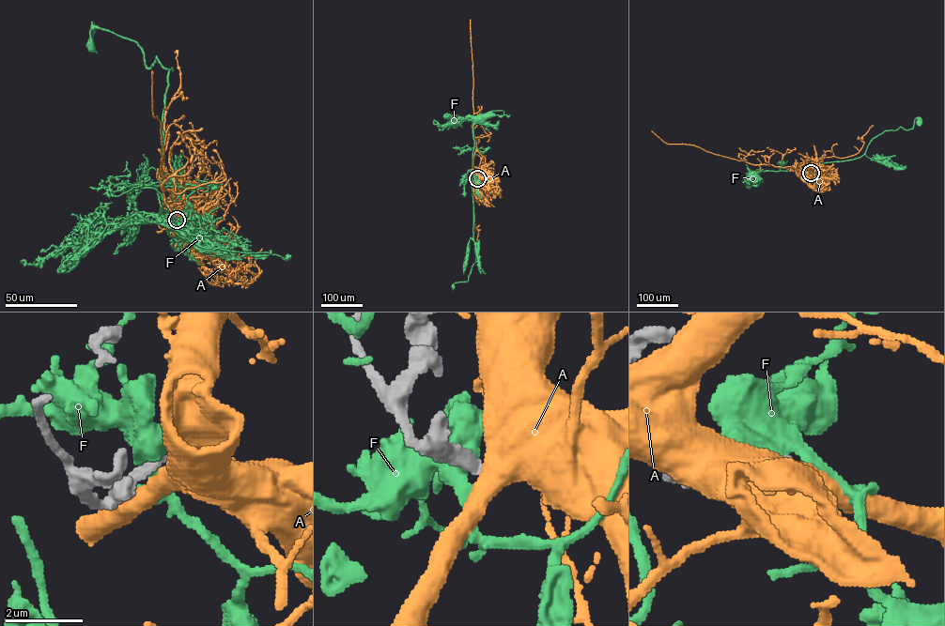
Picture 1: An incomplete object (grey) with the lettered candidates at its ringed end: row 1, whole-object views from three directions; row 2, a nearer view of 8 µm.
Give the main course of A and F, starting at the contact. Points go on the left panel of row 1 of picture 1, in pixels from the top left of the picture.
A: (177, 220), (205, 198), (177, 200), (162, 189), (165, 177), (161, 169), (161, 124), (152, 112), (152, 71)
F: (176, 220), (161, 217), (157, 191), (171, 68), (156, 56), (147, 68), (135, 41), (100, 28), (89, 45)

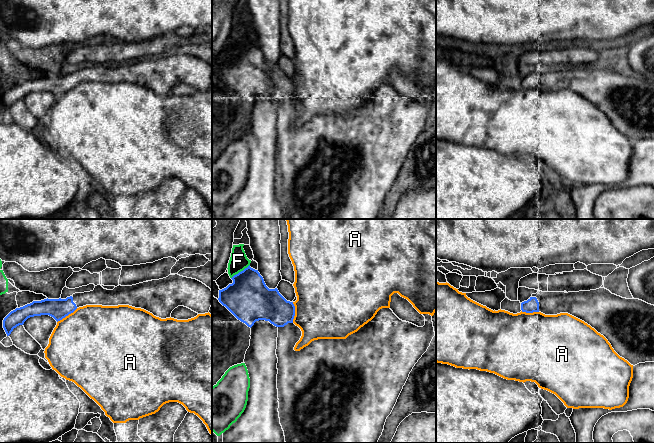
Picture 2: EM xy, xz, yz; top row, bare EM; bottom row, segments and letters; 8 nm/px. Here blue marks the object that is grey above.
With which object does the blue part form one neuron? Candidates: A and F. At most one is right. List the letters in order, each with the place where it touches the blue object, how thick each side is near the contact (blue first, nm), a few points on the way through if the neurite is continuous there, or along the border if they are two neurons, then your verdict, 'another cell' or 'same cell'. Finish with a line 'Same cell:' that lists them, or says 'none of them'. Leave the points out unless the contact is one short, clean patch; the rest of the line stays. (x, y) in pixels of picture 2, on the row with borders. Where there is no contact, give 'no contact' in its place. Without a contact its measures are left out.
A: meets blue in xz at (294, 312); 260 nm thick on the blue side, 480 nm on the other; another cell
F: meets blue in xz at (241, 271); 360 nm thick on the blue side, 150 nm on the other; border along xz (249, 264), (231, 278); another cell
Same cell: none of them

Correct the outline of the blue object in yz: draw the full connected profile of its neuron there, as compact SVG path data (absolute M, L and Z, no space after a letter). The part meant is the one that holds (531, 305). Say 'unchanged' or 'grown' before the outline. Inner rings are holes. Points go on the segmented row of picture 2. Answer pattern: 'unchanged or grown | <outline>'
grown | M605 288L568 293L538 291L521 303L521 310L545 315L568 313L603 335L614 351L631 365L654 362L654 305L642 300L622 298Z

